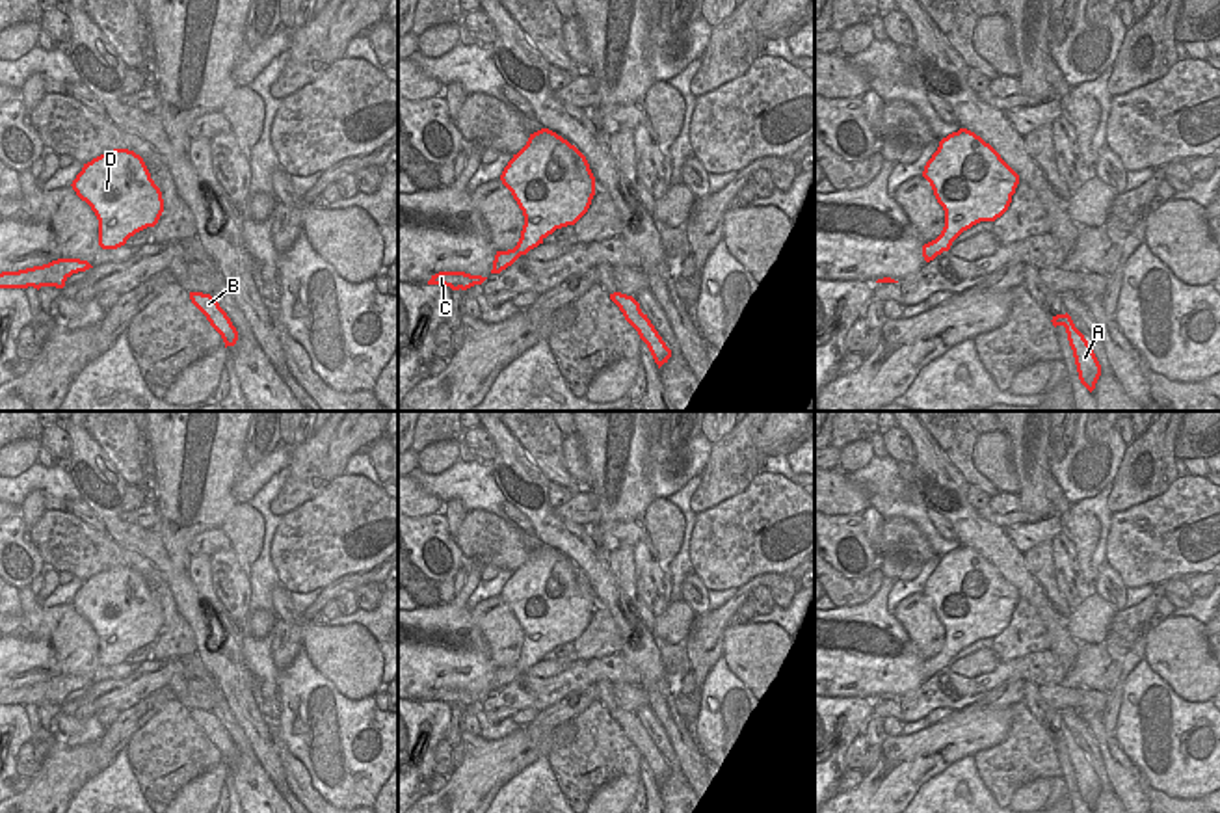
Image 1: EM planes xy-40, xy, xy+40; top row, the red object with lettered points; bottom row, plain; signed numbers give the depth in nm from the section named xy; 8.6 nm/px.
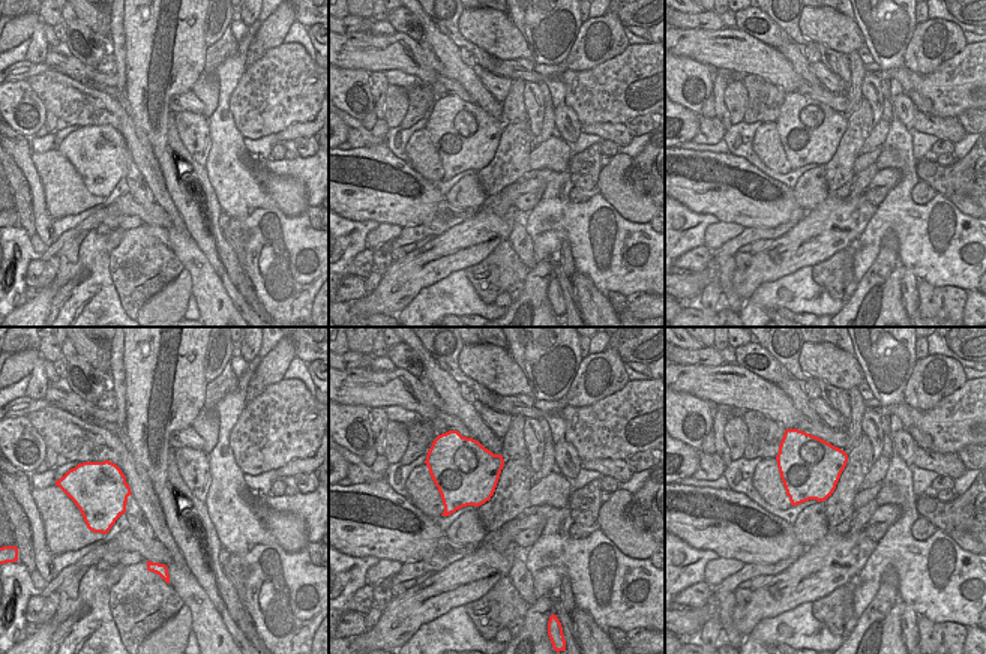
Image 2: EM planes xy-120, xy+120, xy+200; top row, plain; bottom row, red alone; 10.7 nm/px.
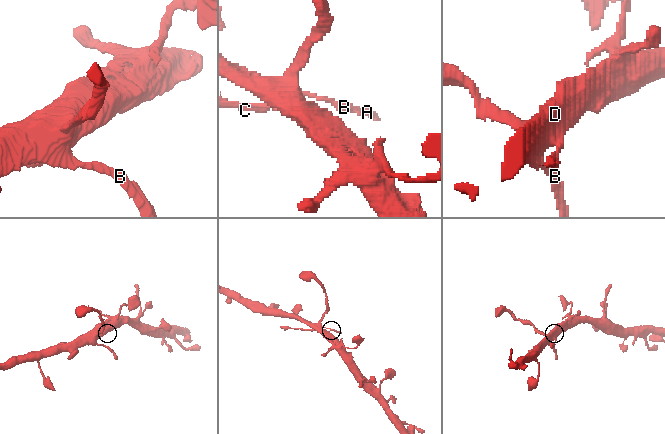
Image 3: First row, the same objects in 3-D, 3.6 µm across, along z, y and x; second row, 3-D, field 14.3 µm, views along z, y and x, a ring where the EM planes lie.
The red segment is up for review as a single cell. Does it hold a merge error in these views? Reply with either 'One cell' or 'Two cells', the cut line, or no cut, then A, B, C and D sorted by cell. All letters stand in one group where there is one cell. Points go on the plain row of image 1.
One cell. No split. Groups: A B C D

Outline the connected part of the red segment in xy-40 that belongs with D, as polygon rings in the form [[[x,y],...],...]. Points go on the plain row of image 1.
[[[113,566],[84,580],[73,606],[99,636],[99,662],[117,666],[136,649],[154,644],[164,629],[160,605],[139,571]]]

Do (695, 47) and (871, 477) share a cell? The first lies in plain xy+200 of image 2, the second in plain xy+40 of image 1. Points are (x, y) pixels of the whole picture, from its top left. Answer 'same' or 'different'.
different

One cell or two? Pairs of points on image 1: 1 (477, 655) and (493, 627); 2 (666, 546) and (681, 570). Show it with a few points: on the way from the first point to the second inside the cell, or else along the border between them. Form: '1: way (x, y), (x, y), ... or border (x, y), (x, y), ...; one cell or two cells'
1: border (469, 611), (488, 644), (495, 668); two cells
2: border (683, 516), (683, 540), (670, 564), (670, 579); two cells

